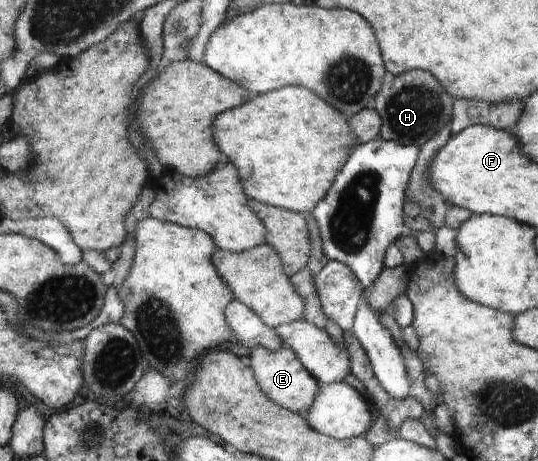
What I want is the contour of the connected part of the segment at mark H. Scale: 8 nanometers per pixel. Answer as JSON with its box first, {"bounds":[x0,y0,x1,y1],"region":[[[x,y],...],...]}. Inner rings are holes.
{"bounds":[374,71,455,146],"region":[[[406,71],[388,79],[376,97],[374,109],[382,120],[380,137],[402,145],[422,146],[453,119],[455,98],[428,71]]]}

